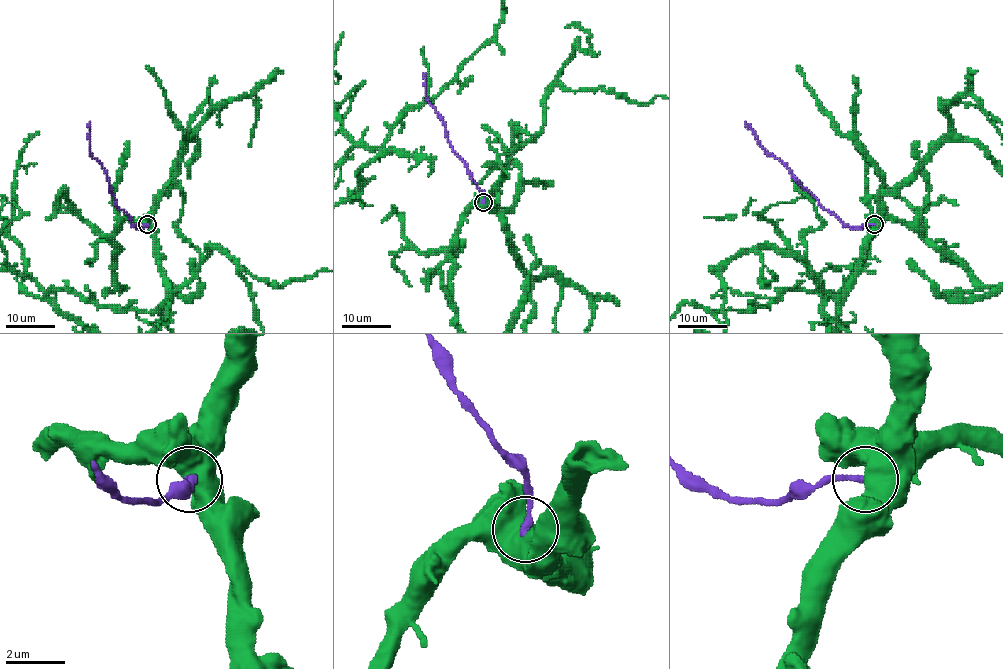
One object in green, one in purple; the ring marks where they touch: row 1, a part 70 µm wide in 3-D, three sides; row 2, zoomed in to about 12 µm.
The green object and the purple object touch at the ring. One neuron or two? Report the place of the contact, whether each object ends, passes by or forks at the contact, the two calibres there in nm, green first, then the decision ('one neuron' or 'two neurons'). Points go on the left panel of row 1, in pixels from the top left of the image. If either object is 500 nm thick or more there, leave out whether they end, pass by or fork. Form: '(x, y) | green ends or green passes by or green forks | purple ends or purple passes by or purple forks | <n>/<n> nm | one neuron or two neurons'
(147, 224) | 800/200 nm | two neurons

